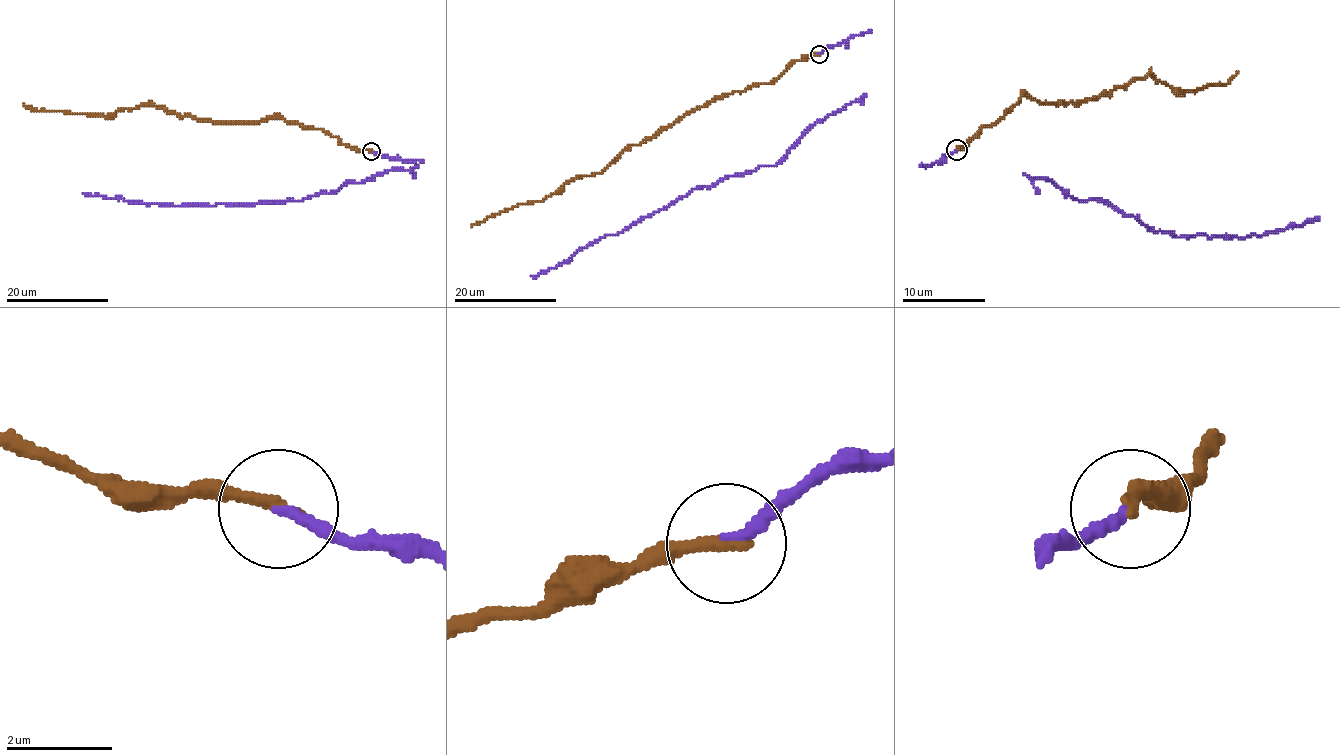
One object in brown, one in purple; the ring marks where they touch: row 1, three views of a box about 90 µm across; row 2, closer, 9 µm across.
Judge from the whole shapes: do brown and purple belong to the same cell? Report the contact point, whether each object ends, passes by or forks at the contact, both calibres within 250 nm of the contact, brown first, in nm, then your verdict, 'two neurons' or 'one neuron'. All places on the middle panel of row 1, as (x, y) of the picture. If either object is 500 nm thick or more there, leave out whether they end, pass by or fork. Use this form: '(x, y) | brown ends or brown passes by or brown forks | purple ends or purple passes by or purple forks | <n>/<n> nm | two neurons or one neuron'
(819, 54) | brown ends | purple ends | 240/220 nm | one neuron

